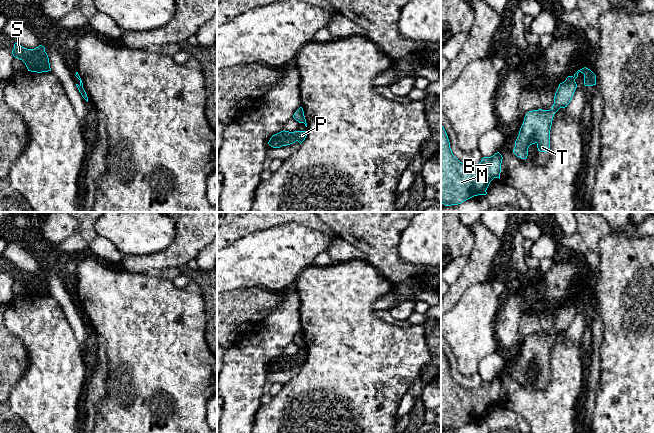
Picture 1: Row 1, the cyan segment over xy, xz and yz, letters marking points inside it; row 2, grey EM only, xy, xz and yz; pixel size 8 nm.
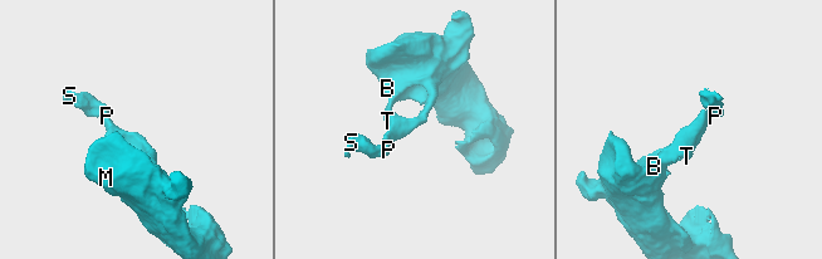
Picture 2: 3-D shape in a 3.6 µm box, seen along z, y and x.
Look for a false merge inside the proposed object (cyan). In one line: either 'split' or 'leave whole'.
split

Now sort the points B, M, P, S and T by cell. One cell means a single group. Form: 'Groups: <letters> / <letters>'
Groups: B M T / P S

